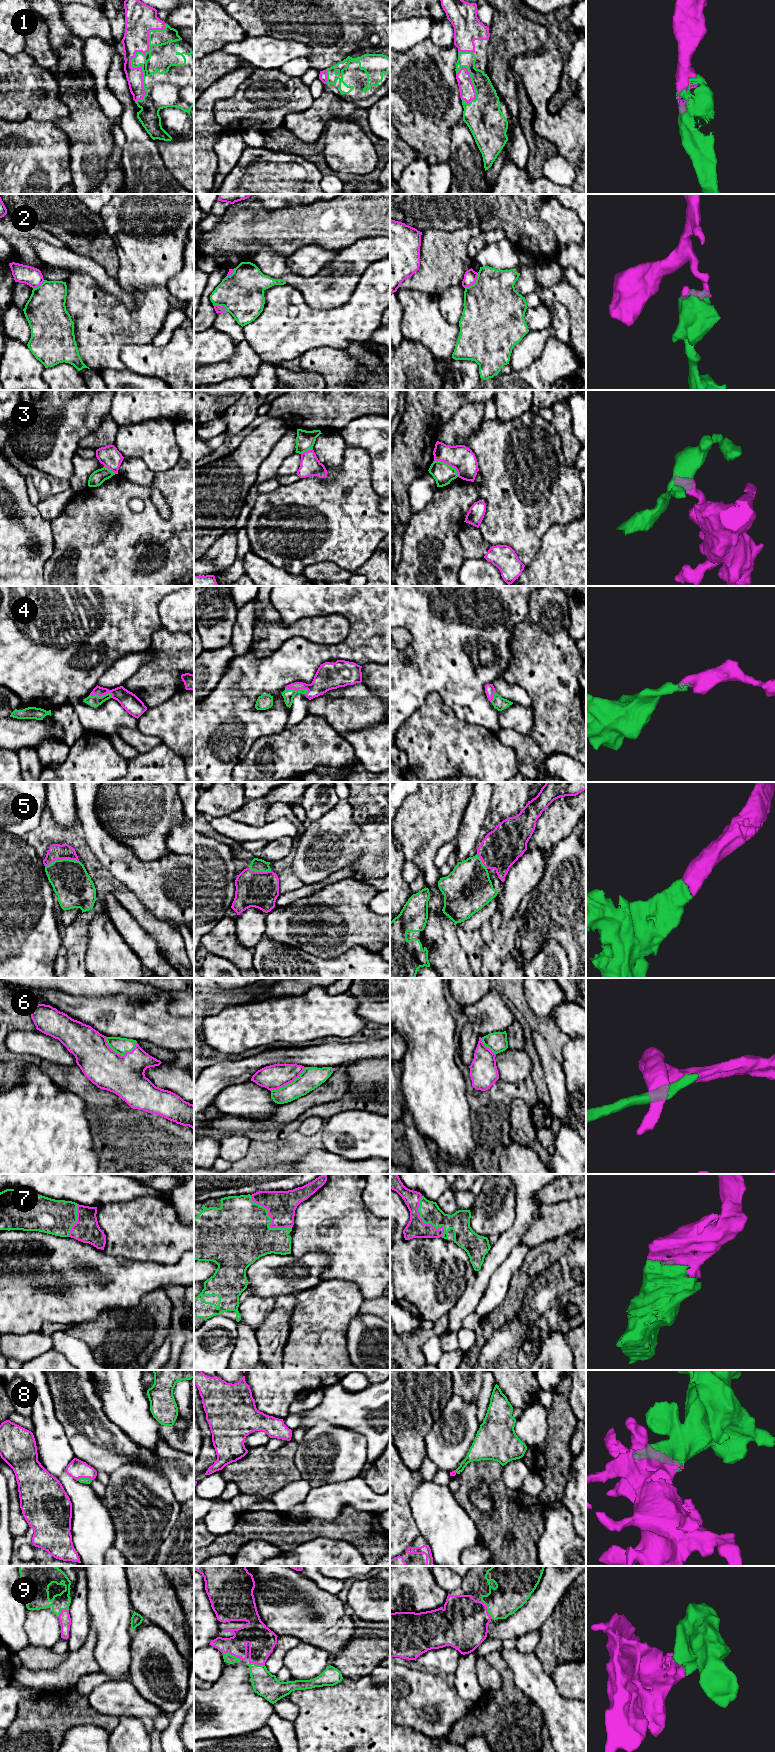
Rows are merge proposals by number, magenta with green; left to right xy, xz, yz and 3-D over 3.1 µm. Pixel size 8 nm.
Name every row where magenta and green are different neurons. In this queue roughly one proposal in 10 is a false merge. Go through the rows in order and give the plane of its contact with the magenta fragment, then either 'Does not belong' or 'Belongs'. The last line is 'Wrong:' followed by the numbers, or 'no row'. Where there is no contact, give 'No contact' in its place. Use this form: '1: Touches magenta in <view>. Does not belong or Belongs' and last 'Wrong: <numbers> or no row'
1: Touches magenta in xy. Belongs
2: Touches magenta in yz. Does not belong
3: Touches magenta in yz. Does not belong
4: Touches magenta in xz. Belongs
5: Touches magenta in xy. Belongs
6: Touches magenta in xy. Belongs
7: Touches magenta in xz. Belongs
8: Touches magenta in xy. Belongs
9: Touches magenta in xz. Belongs
Wrong: 2, 3

